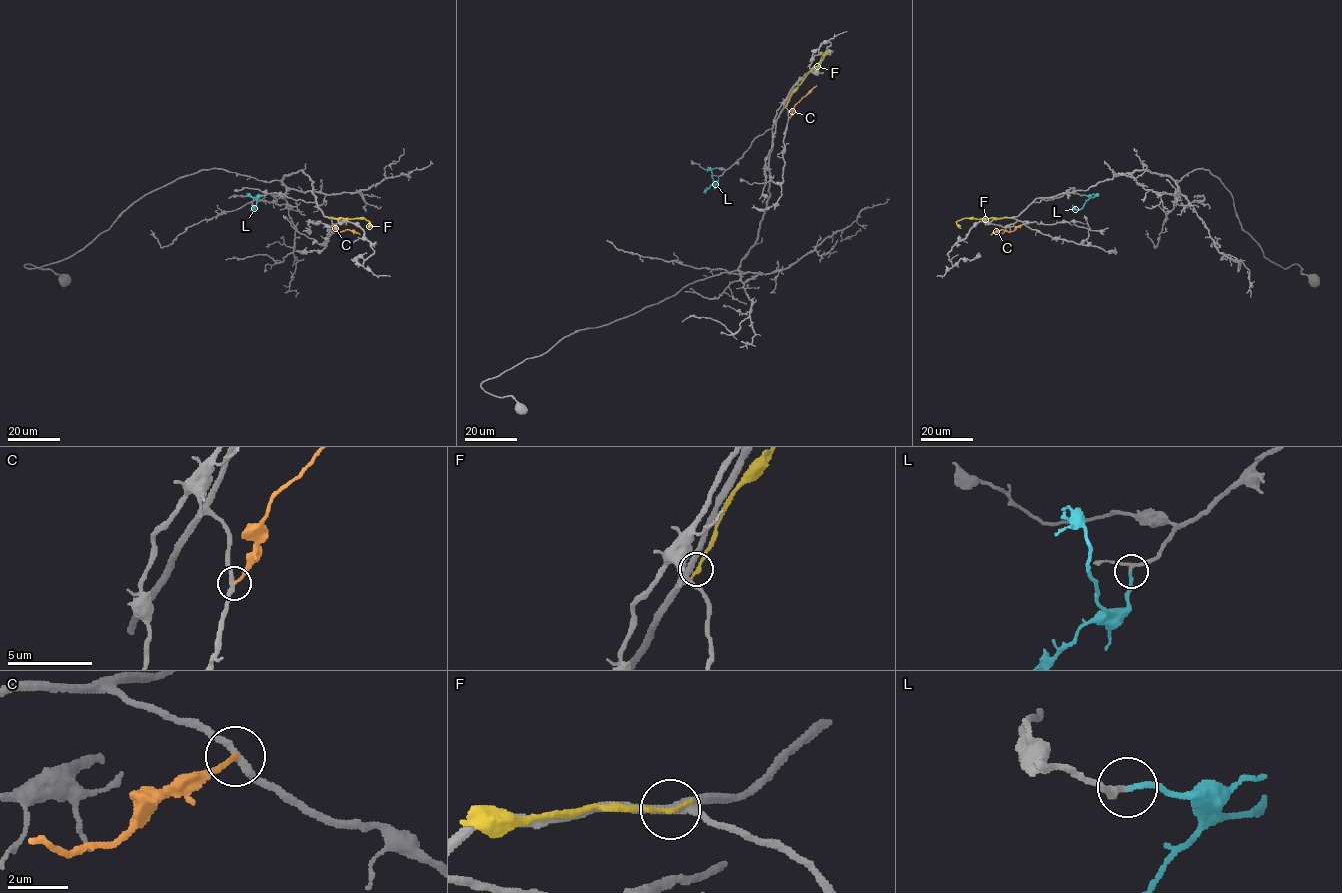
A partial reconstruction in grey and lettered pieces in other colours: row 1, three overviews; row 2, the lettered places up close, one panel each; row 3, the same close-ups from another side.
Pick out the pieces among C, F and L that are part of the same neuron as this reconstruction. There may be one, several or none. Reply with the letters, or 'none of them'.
L

